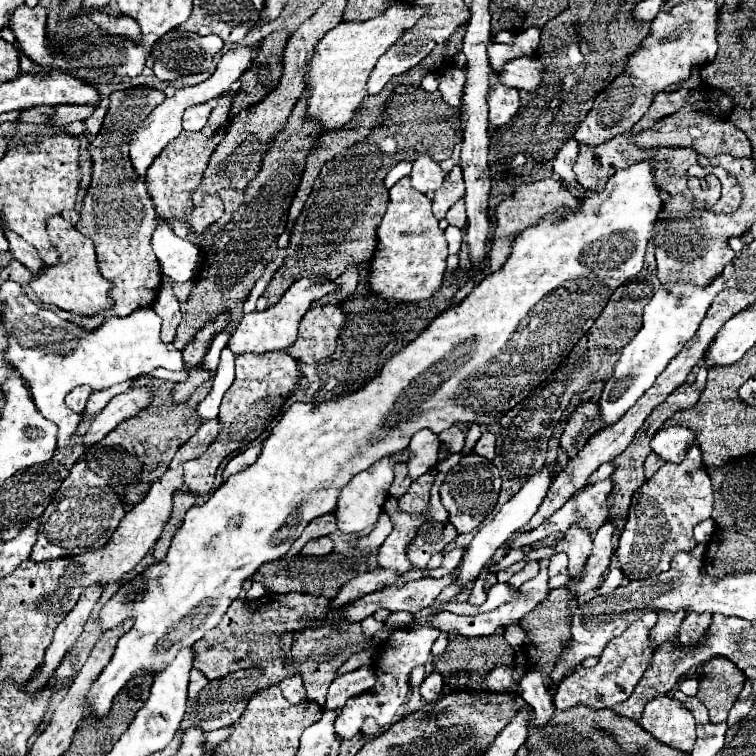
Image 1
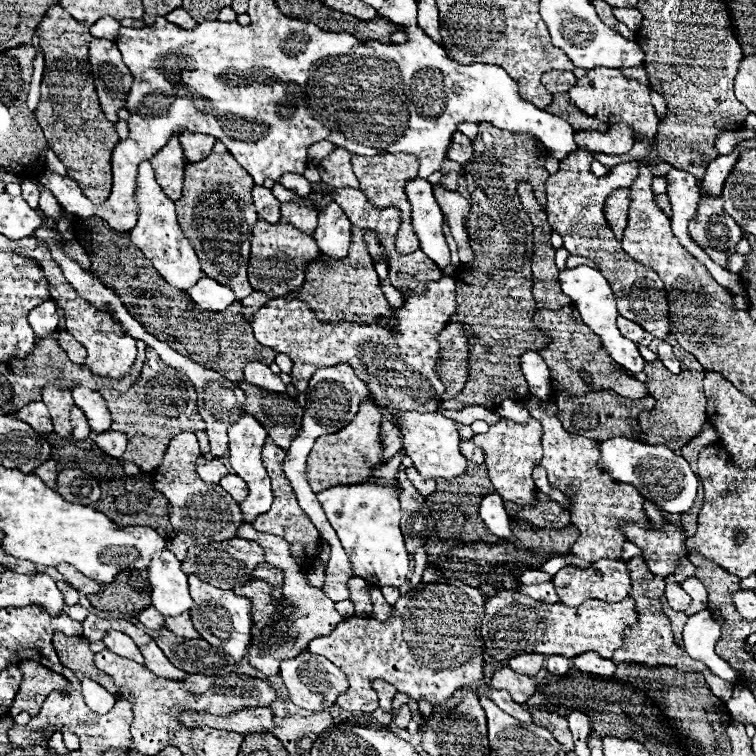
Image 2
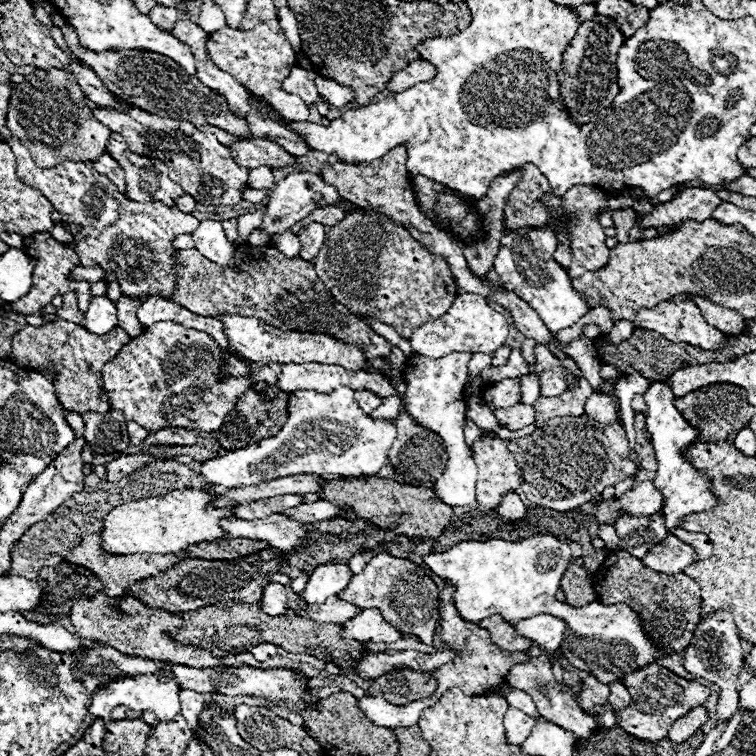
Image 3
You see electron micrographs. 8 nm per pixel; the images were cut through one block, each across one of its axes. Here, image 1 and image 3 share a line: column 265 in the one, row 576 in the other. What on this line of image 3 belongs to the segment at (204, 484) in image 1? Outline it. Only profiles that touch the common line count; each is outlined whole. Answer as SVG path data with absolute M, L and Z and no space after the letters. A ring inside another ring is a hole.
M378 552L360 574L352 576L348 588L344 588L344 592L338 596L360 608L380 608L382 616L400 632L414 634L424 644L434 642L436 626L440 620L440 592L434 580L426 574L426 568L410 560L396 558L388 552Z

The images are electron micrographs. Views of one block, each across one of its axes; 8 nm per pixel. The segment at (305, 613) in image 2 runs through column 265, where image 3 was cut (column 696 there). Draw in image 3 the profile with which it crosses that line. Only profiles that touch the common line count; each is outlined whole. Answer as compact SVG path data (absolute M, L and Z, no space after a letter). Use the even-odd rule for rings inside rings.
M672 528L670 532L672 532L674 536L678 536L680 540L692 544L694 550L696 550L698 560L706 560L706 558L712 556L712 542L708 540L706 534L700 534L700 532L688 532L688 530L684 530L684 528ZM716 612L716 614L708 614L702 616L694 638L690 640L692 646L686 648L686 658L684 658L684 666L692 666L692 672L696 672L698 676L712 680L716 686L720 686L720 698L718 698L718 706L716 706L716 722L720 720L728 720L732 718L732 714L738 710L738 674L742 672L742 646L740 646L740 636L736 630L736 624L732 620L732 616L728 612Z

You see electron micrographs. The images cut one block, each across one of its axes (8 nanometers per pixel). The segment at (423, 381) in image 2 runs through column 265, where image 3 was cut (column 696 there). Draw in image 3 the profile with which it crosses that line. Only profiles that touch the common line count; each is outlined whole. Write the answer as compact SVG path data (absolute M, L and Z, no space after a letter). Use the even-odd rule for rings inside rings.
M666 300L662 304L658 304L656 308L648 310L642 308L636 318L634 318L634 326L636 328L650 328L660 332L662 336L666 336L670 342L688 342L692 346L700 346L706 350L716 350L724 344L724 334L718 332L714 326L708 326L698 310L698 306L692 300L686 302L674 302L674 300Z

